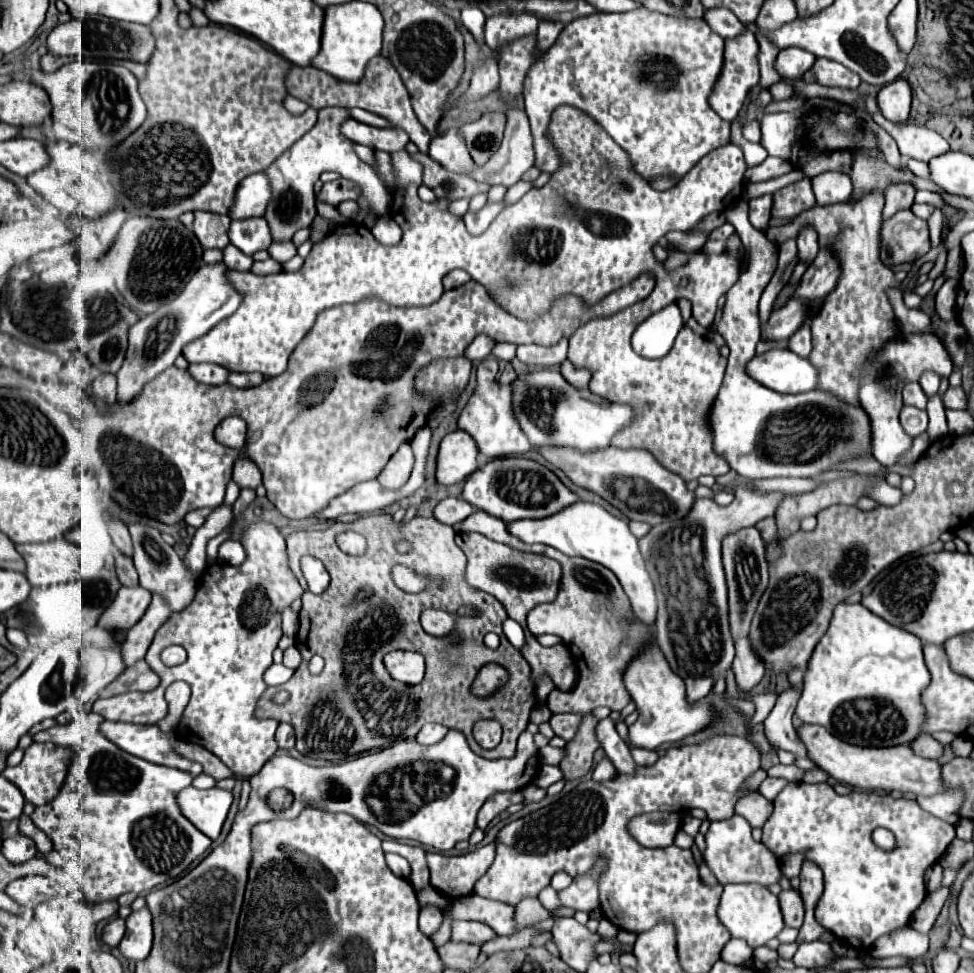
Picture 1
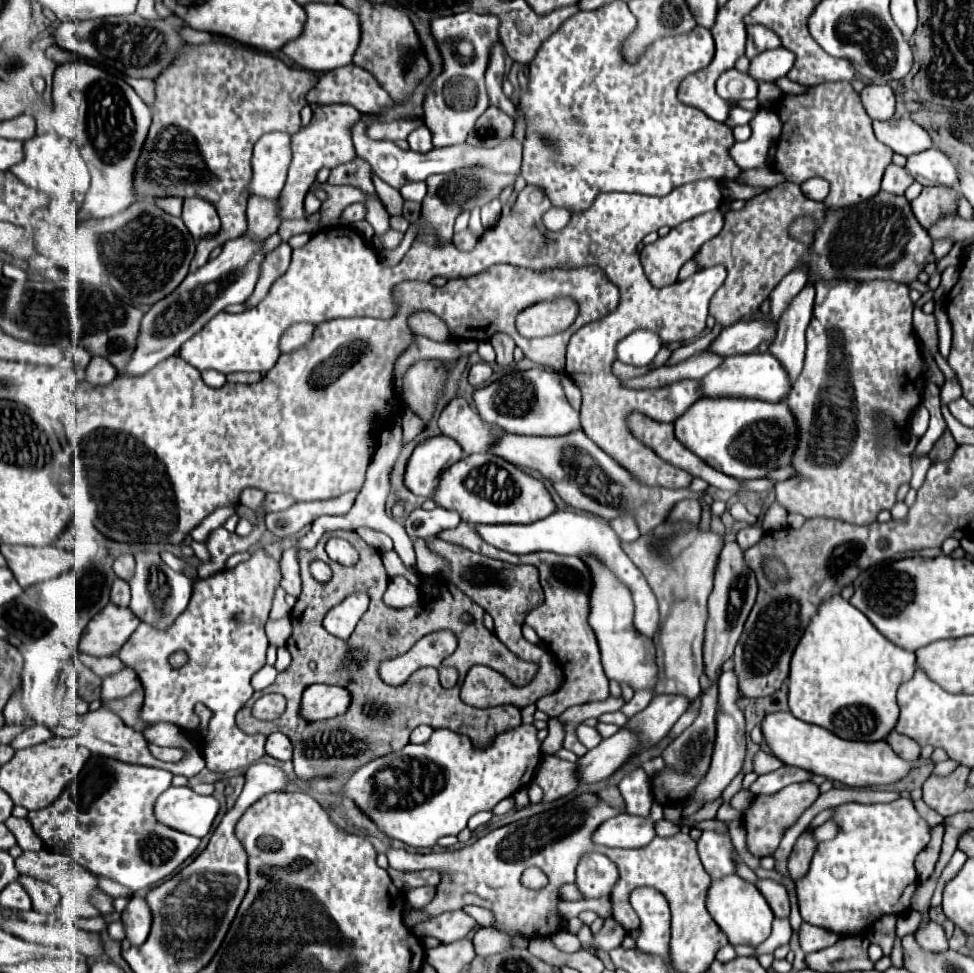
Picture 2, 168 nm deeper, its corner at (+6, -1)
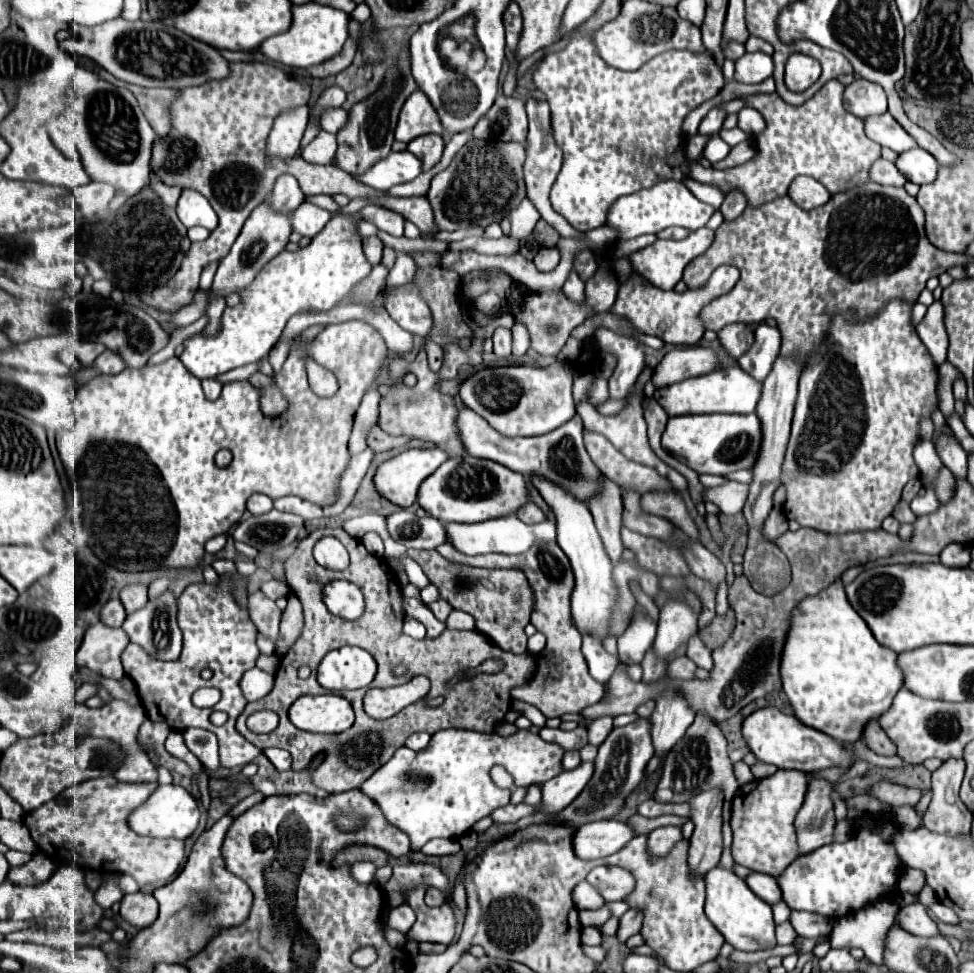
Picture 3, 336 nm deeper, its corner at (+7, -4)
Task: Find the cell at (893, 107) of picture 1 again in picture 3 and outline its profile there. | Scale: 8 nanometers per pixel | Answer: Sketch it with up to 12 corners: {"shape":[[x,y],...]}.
{"shape":[[863,78],[845,88],[845,108],[859,118],[887,112],[885,90]]}

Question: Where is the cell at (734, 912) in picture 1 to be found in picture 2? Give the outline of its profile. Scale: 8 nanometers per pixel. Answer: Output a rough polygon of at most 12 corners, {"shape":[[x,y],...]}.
{"shape":[[738,875],[712,881],[706,907],[732,945],[770,935],[770,905]]}

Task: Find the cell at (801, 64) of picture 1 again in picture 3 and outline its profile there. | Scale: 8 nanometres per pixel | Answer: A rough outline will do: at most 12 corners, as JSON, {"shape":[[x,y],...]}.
{"shape":[[763,52],[735,62],[735,80],[759,84],[773,76],[773,58]]}

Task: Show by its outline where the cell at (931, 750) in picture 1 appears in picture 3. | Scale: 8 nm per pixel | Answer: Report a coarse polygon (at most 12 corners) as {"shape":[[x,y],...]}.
{"shape":[[873,722],[865,730],[865,744],[875,754],[895,756],[897,746]]}

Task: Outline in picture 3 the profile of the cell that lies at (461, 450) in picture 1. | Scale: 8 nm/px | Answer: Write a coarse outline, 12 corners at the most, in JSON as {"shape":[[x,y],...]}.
{"shape":[[439,448],[405,450],[377,468],[375,486],[411,506],[421,482],[447,458]]}

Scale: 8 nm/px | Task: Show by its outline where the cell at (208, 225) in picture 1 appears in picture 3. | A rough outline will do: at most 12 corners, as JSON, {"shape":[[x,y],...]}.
{"shape":[[183,190],[177,216],[185,228],[217,228],[215,210],[195,190]]}

